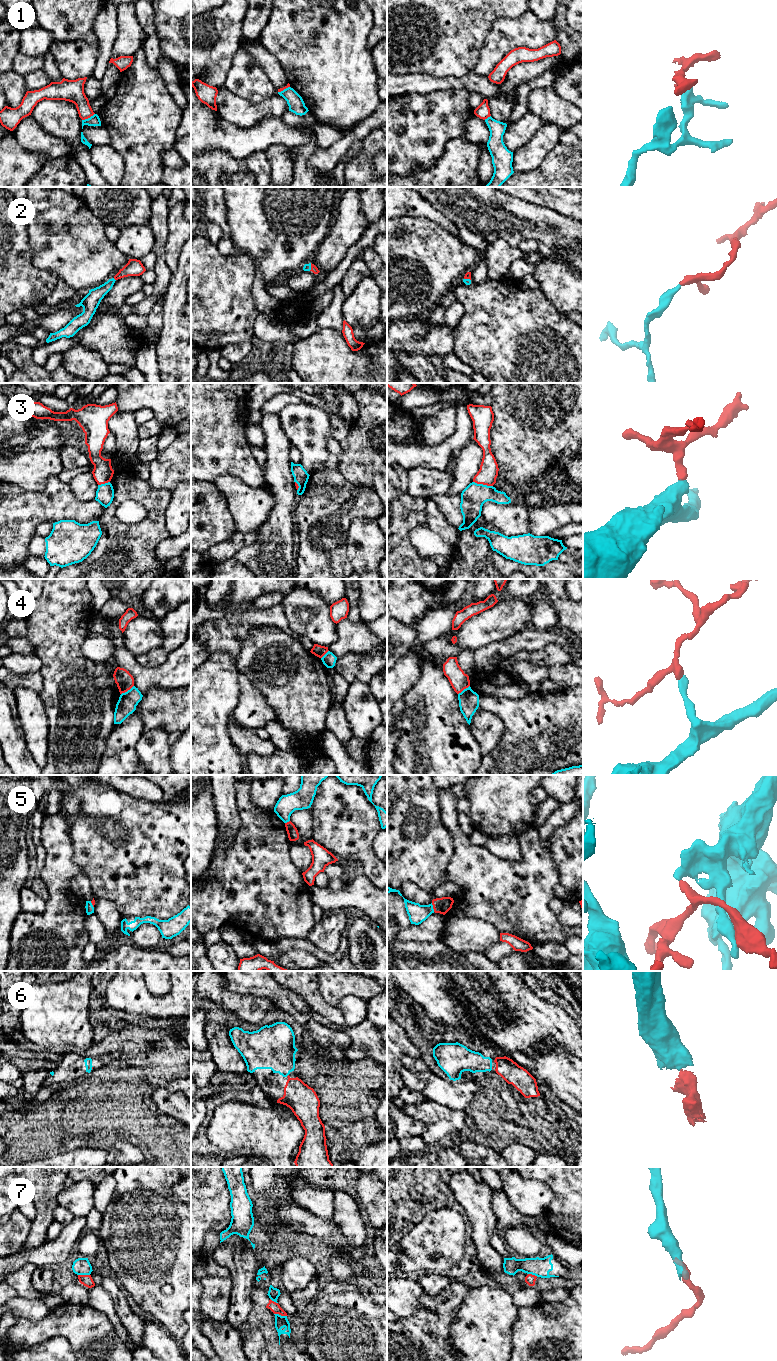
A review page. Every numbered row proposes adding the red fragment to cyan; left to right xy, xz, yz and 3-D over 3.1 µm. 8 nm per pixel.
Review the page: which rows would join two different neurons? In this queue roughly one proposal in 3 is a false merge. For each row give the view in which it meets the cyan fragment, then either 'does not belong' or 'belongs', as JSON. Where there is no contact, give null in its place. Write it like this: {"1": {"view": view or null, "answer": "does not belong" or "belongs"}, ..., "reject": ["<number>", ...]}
{"1": {"view": "xy", "answer": "does not belong"}, "2": {"view": "xy", "answer": "belongs"}, "3": {"view": "yz", "answer": "does not belong"}, "4": {"view": "xy", "answer": "does not belong"}, "5": {"view": "yz", "answer": "belongs"}, "6": {"view": "xz", "answer": "belongs"}, "7": {"view": "xz", "answer": "does not belong"}, "reject": ["1", "3", "4", "7"]}

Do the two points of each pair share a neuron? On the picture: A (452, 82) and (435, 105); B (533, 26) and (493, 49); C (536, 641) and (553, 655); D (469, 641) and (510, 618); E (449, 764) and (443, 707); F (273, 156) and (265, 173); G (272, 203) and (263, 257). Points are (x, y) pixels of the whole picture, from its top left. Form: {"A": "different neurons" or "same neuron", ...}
{"A": "different neurons", "B": "same neuron", "C": "different neurons", "D": "same neuron", "E": "same neuron", "F": "different neurons", "G": "same neuron"}

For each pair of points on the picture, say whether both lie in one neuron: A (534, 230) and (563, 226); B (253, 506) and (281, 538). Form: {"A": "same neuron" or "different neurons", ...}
{"A": "same neuron", "B": "same neuron"}

